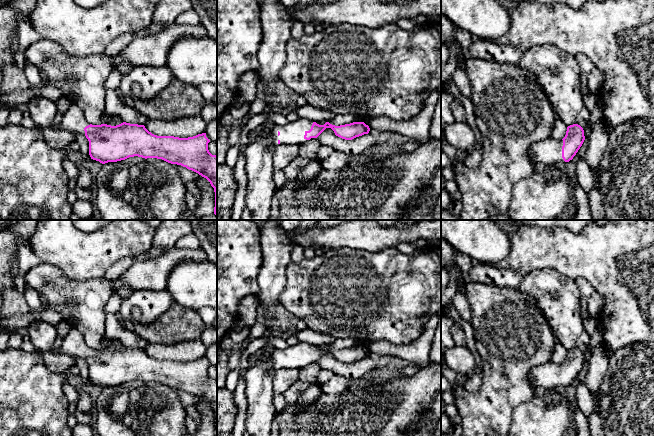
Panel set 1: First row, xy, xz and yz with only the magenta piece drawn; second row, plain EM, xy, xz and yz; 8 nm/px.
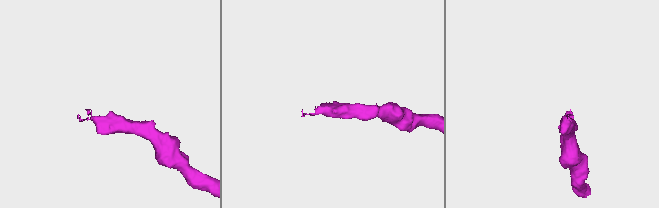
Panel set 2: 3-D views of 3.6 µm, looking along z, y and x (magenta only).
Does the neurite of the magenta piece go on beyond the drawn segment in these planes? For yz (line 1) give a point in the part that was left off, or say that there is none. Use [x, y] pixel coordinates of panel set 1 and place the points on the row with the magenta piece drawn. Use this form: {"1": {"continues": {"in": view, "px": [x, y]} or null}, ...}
{"1": {"continues": {"in": "yz", "px": [549, 151]}}}

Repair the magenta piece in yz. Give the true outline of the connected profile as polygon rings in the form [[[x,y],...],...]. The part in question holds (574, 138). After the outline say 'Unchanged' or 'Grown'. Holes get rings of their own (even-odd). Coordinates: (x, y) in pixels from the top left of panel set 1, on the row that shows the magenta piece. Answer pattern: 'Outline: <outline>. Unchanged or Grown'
Outline: [[[578,124],[567,127],[562,140],[552,137],[538,141],[529,150],[529,155],[538,164],[550,165],[559,162],[569,162],[576,155],[585,140],[584,130]]]. Grown

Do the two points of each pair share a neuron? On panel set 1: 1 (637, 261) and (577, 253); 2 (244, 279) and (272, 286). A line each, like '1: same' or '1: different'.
1: same
2: different

